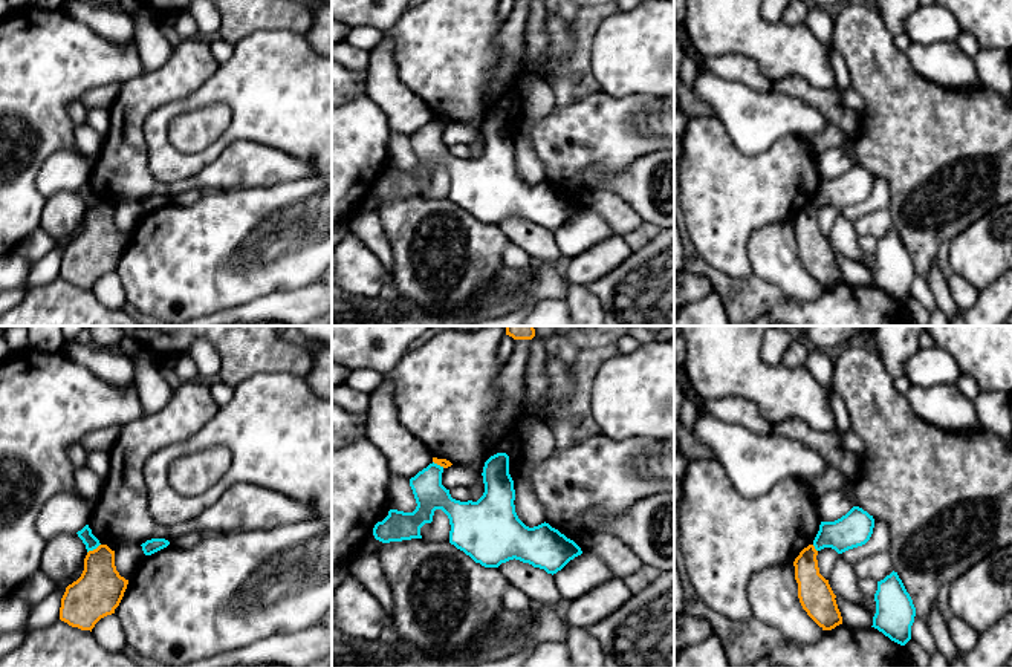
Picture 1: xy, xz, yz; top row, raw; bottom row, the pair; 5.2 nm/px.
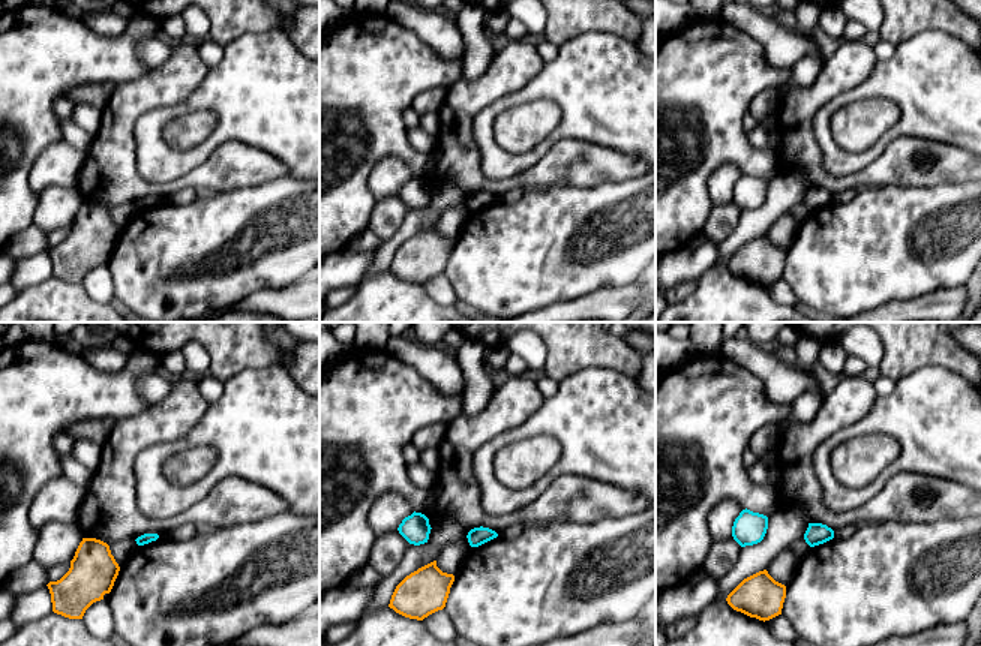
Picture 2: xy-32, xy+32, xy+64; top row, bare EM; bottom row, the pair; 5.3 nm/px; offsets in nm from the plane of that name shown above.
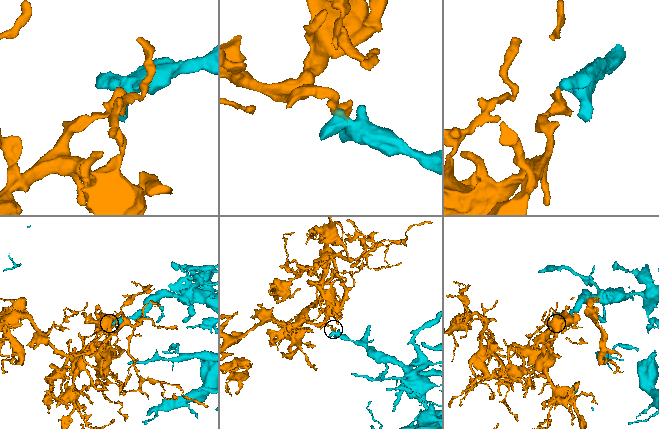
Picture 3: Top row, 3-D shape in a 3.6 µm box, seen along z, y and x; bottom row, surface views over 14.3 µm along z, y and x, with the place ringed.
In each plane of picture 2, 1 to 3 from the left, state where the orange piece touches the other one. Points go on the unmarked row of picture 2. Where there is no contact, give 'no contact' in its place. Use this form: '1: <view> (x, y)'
1: no contact
2: no contact
3: no contact

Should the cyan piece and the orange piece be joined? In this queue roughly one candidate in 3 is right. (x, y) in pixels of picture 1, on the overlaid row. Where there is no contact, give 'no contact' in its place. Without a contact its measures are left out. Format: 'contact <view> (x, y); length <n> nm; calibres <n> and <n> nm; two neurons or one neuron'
contact xy (94, 548); length 90 nm; calibres 70 and 260 nm; two neurons

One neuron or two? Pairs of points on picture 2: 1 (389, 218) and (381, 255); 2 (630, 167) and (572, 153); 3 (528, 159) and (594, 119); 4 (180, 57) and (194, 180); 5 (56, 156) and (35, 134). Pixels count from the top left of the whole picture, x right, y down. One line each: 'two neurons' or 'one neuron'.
1: two neurons
2: one neuron
3: one neuron
4: one neuron
5: two neurons

